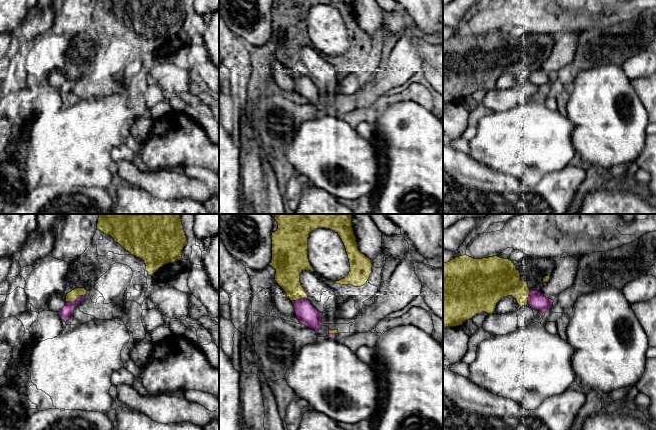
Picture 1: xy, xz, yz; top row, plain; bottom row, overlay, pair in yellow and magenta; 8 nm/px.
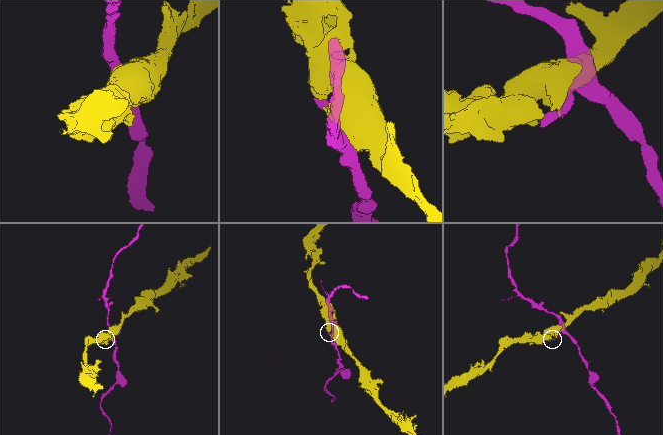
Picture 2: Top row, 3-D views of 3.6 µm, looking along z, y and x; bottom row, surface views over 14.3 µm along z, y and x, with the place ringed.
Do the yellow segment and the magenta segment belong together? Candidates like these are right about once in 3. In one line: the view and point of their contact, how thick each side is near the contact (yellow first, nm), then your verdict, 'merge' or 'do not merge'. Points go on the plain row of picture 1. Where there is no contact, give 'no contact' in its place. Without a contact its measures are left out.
xy (76, 75) | 90/100 nm | do not merge

